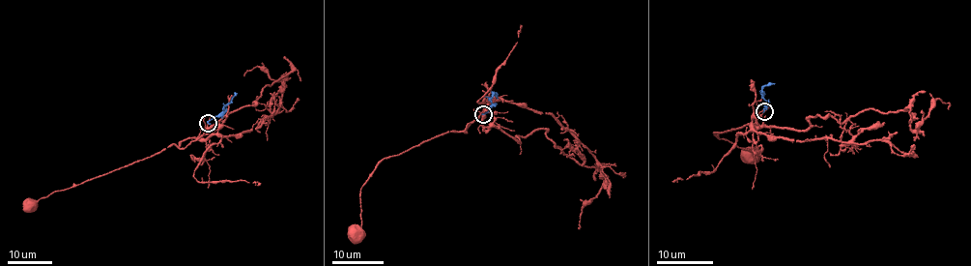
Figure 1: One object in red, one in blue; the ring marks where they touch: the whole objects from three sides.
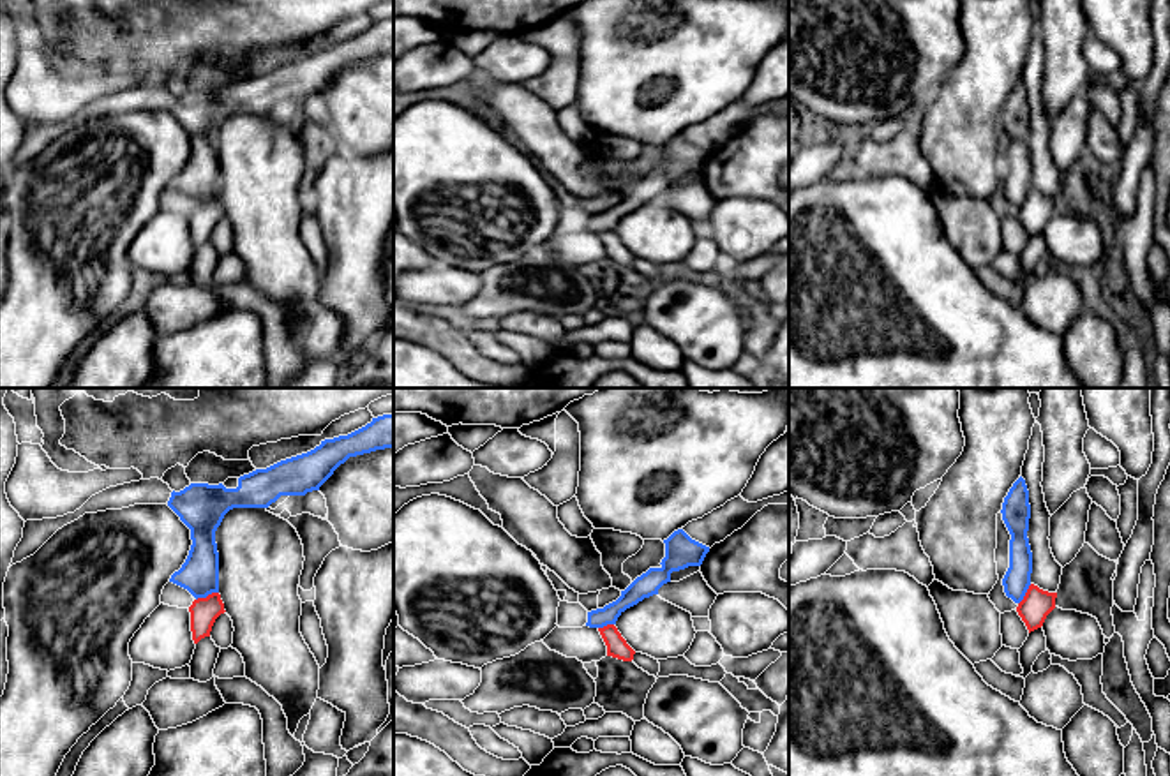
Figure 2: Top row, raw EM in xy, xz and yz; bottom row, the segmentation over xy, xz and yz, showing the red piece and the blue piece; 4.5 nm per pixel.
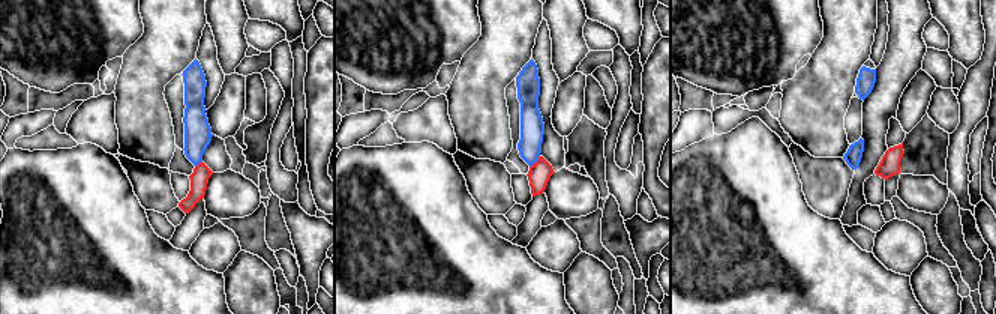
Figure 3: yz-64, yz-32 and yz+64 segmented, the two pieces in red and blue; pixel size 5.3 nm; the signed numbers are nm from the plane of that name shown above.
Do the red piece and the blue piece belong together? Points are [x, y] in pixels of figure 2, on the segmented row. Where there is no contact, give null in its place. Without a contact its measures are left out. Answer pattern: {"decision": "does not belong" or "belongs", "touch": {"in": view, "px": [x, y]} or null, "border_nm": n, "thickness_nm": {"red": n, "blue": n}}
{"decision": "does not belong", "touch": {"in": "xy", "px": [207, 596]}, "border_nm": 110, "thickness_nm": {"red": 130, "blue": 180}}

